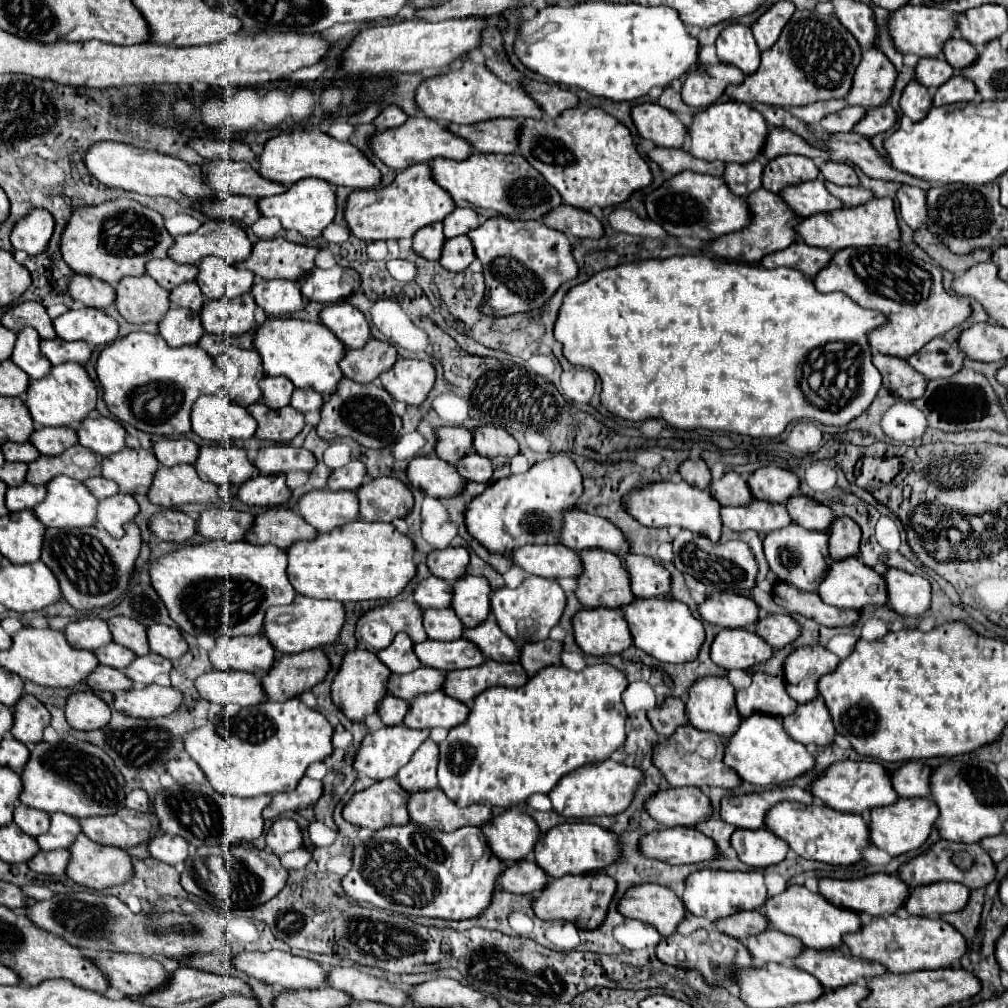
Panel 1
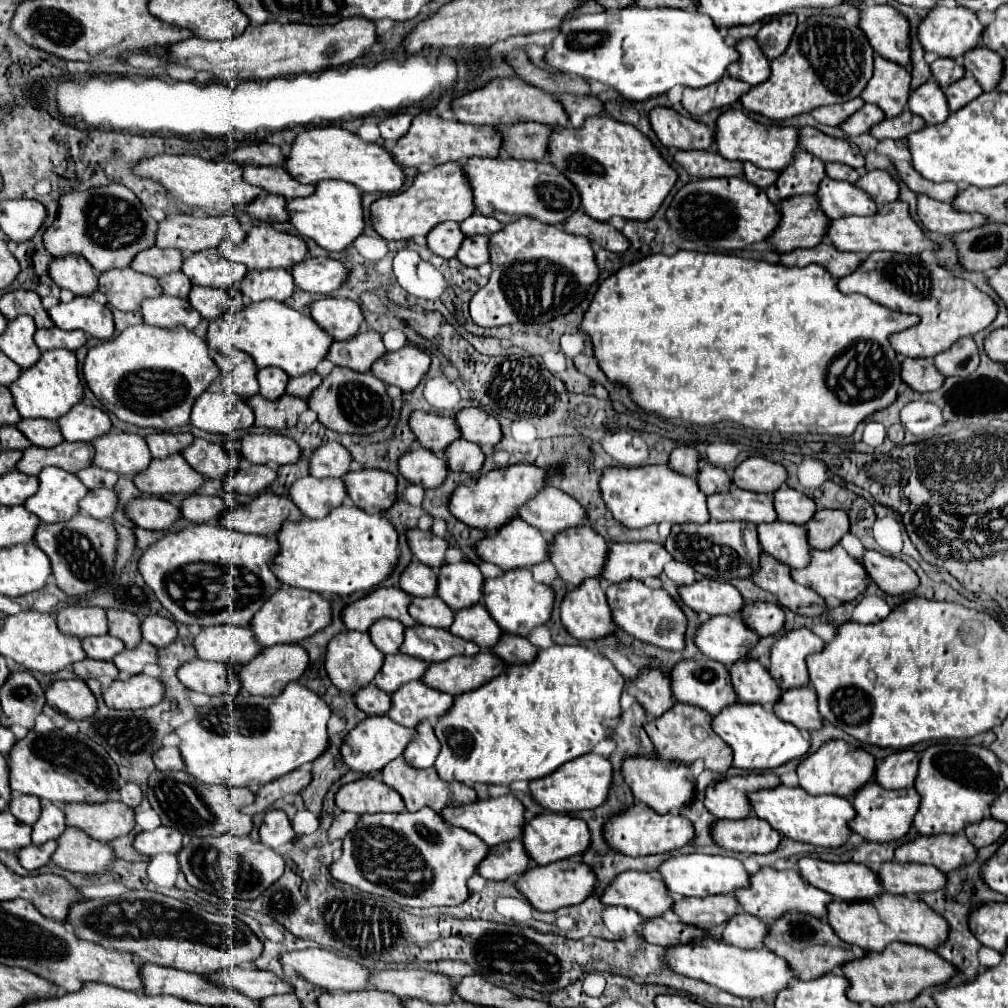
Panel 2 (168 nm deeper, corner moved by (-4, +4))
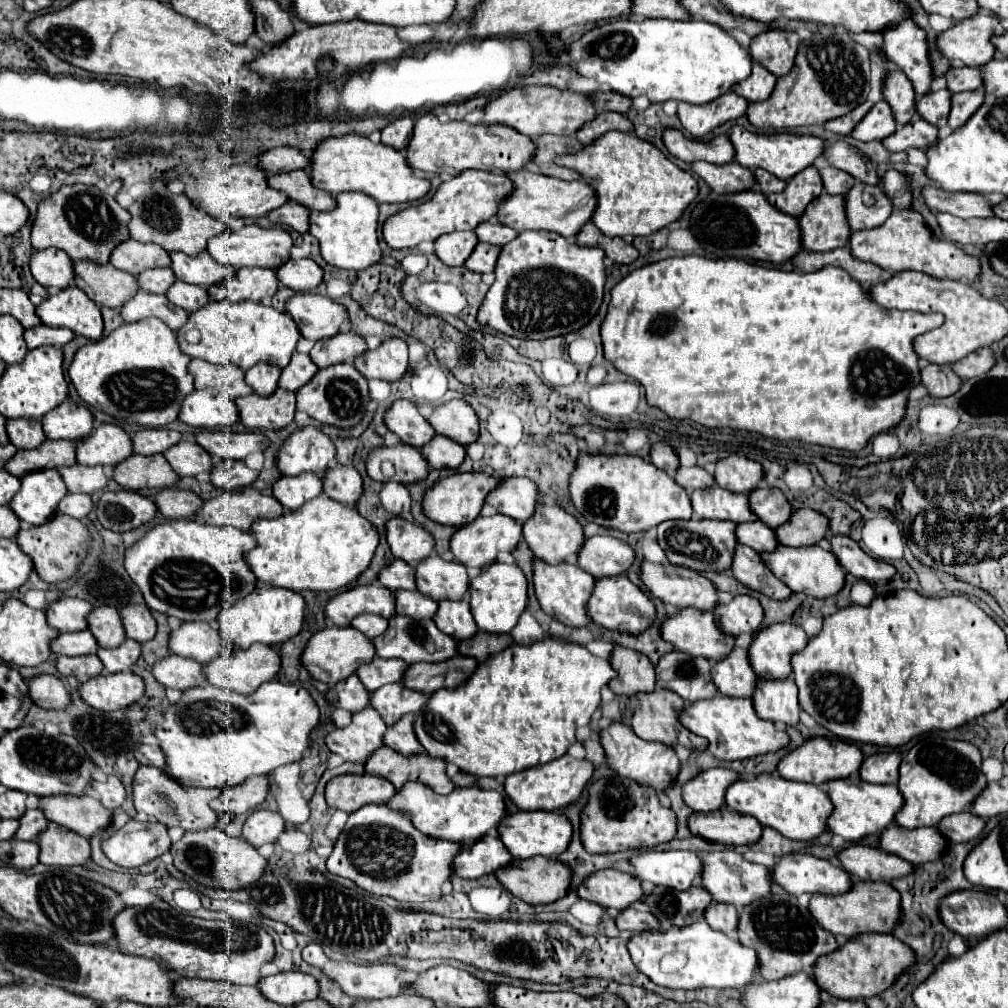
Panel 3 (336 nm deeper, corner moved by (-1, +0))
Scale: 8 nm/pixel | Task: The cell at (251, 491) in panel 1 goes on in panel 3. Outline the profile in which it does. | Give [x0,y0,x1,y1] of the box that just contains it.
[210,459,258,489]

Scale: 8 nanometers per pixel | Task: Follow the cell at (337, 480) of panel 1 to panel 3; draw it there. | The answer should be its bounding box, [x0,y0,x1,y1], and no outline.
[276,427,336,475]

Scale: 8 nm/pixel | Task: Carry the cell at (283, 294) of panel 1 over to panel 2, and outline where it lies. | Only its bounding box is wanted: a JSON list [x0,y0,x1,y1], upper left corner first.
[239,269,295,303]

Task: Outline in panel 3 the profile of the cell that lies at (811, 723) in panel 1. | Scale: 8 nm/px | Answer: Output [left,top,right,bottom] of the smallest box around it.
[752,679,798,725]

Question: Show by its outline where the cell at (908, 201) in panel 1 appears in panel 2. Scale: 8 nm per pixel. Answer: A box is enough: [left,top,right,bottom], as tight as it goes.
[917,193,987,235]

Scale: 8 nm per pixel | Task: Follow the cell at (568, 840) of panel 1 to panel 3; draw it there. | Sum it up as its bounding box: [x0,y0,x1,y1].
[498,811,572,859]

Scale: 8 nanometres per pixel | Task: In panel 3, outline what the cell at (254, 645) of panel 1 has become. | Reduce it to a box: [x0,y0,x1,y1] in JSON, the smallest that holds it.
[168,623,224,663]

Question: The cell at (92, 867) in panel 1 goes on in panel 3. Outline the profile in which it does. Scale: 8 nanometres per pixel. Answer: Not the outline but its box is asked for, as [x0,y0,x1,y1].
[38,823,90,867]

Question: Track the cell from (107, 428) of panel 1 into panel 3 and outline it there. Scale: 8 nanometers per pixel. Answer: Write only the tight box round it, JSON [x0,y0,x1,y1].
[42,399,92,441]

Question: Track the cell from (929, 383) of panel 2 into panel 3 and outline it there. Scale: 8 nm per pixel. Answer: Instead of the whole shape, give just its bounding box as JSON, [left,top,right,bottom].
[922,365,962,397]

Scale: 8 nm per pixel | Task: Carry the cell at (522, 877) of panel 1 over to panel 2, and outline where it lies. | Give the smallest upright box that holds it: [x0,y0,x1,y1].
[479,839,531,881]

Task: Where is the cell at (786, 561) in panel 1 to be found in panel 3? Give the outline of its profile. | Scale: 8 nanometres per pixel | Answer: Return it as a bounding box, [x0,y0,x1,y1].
[736,521,778,553]

